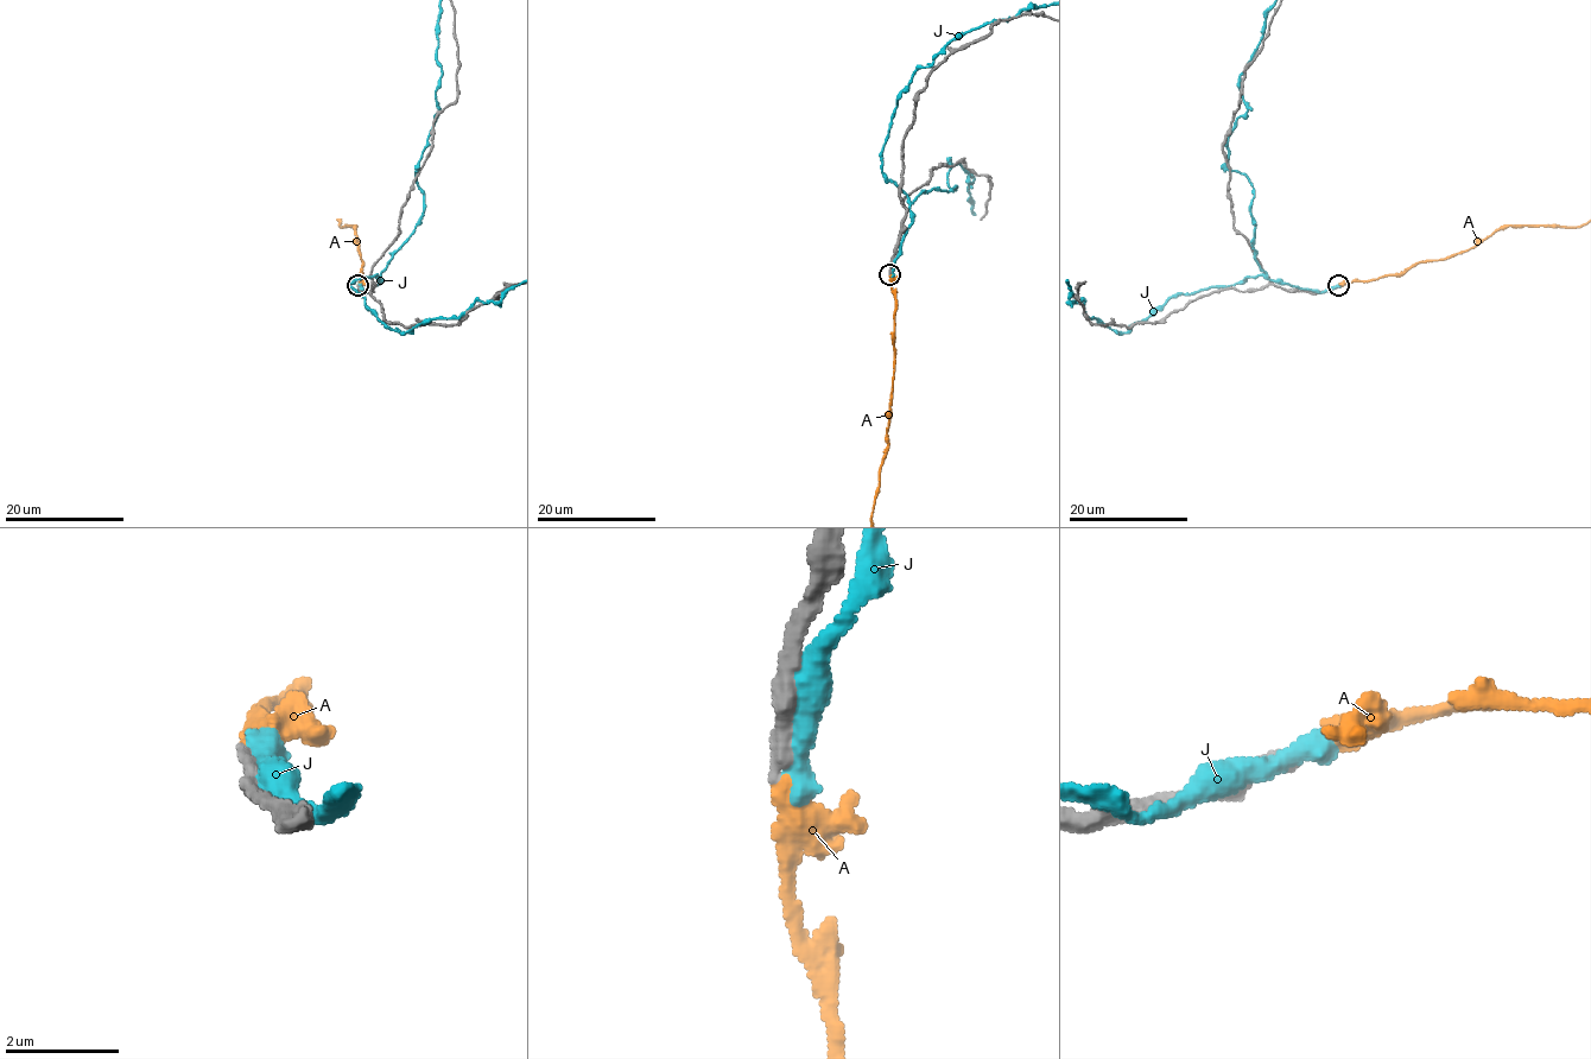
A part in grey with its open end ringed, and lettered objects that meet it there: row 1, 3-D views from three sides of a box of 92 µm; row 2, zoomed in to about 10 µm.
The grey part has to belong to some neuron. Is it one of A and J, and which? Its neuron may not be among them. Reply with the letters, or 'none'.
A

